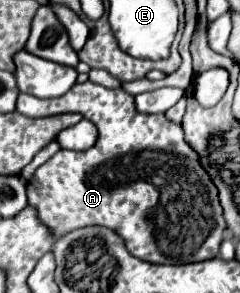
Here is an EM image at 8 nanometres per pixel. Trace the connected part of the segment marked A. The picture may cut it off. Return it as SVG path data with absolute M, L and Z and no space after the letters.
M76 83L68 93L54 99L38 99L32 95L18 95L16 111L32 118L63 113L80 113L84 119L96 123L98 139L86 151L60 151L50 161L40 165L26 183L28 203L36 207L38 217L54 231L68 233L82 225L104 225L114 229L126 243L126 249L148 263L194 263L218 255L224 239L224 217L218 201L218 191L206 171L198 165L198 155L184 143L180 125L174 125L166 115L138 113L134 97L122 89L106 89L96 83Z

